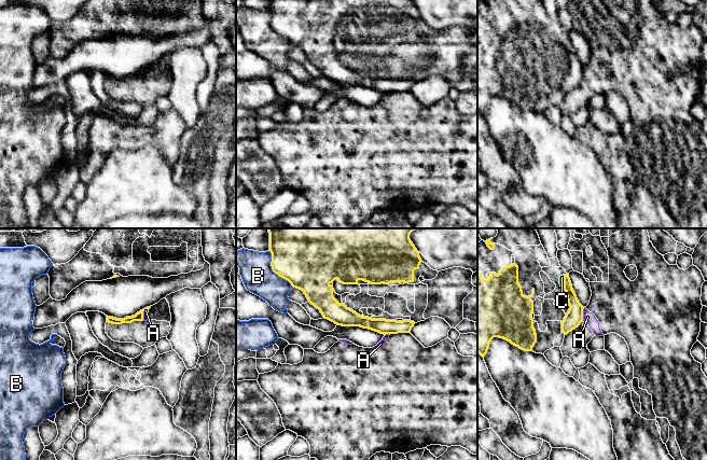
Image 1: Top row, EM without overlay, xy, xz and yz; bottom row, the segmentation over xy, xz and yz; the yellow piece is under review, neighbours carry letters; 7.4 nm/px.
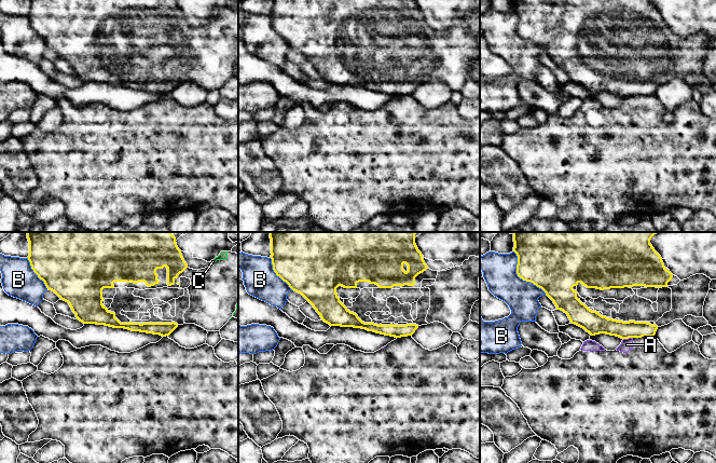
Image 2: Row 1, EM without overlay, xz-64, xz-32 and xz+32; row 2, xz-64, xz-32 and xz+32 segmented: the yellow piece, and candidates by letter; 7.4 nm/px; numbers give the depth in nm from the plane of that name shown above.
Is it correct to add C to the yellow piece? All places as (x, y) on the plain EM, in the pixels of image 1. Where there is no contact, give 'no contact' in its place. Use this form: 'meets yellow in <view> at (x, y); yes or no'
meets yellow in yz at (564, 40); yes

